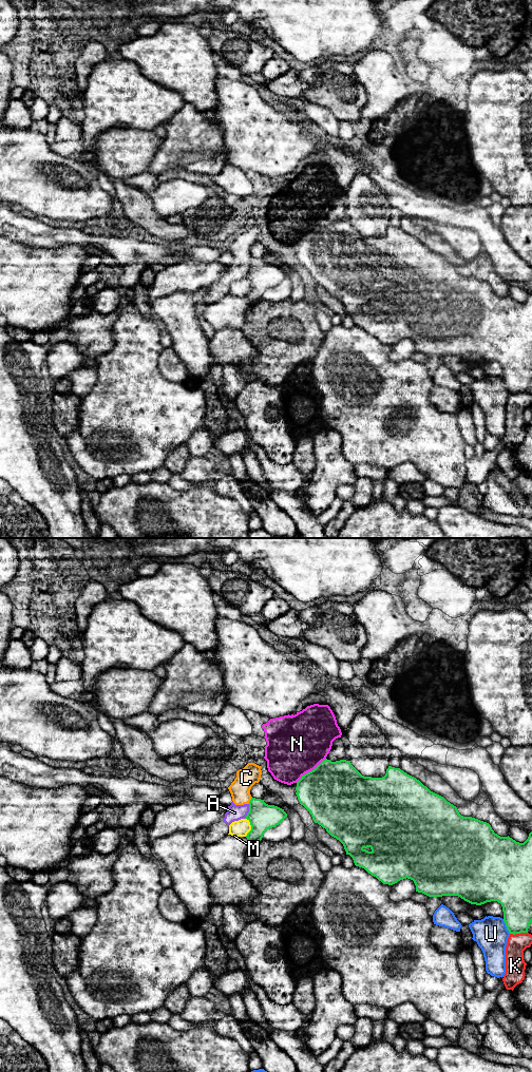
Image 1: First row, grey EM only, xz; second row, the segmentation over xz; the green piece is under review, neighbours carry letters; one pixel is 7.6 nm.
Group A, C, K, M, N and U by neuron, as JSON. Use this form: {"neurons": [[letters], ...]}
{"neurons": [["A", "C"], ["K"], ["M"], ["N"], ["U"]]}

